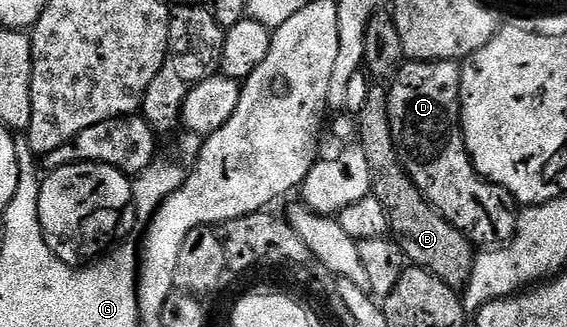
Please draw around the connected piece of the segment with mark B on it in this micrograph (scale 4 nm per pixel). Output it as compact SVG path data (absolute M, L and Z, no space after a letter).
M371 86L369 101L365 101L365 106L357 116L357 143L363 148L369 161L371 194L375 195L377 201L381 201L382 207L385 208L391 226L390 234L394 243L403 250L408 264L428 271L433 277L445 281L445 285L462 289L466 287L471 276L476 248L470 239L465 238L449 221L445 221L445 217L441 217L439 210L417 189L411 174L400 163L389 121L388 94L386 86Z

